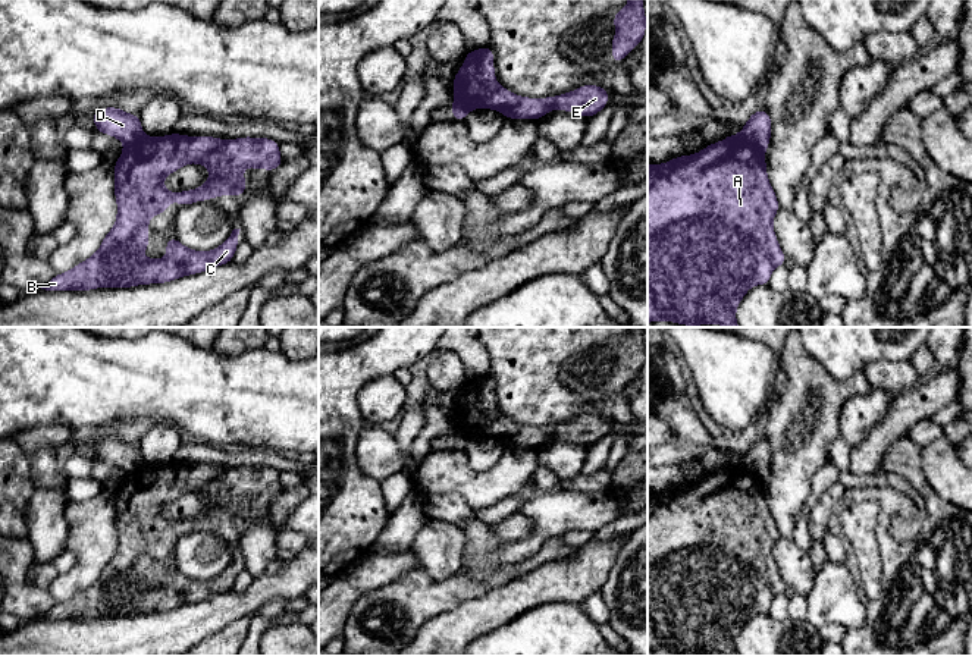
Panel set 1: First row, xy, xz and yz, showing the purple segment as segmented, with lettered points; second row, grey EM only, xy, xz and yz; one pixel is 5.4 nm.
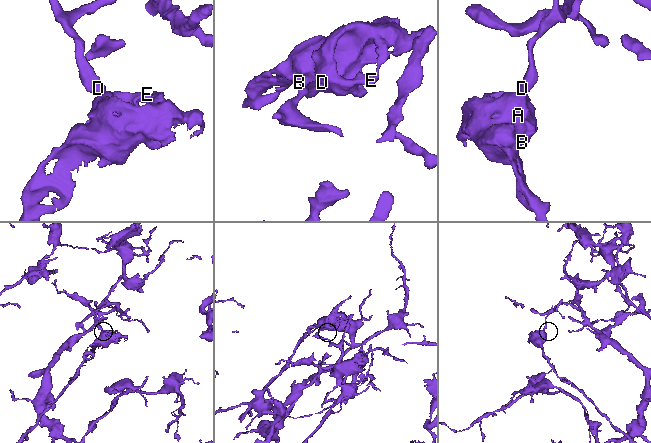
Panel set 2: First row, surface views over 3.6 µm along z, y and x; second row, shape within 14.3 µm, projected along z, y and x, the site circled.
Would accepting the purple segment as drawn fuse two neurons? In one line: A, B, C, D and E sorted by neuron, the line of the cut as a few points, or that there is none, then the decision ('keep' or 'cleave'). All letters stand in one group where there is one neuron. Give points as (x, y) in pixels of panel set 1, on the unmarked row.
A B C E / D | yz (742, 461), (764, 479) | cleave

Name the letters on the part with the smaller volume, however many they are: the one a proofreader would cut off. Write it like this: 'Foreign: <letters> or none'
Foreign: A, B, C, E

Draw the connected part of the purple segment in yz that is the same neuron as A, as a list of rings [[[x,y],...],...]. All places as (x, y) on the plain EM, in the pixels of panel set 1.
[[[743,462],[728,464],[719,471],[706,474],[700,481],[648,495],[648,652],[667,649],[684,655],[724,653],[725,656],[740,656],[734,641],[746,621],[755,613],[768,613],[774,597],[783,594],[787,587],[772,556],[772,547],[781,536],[765,496],[765,478],[744,467]]]

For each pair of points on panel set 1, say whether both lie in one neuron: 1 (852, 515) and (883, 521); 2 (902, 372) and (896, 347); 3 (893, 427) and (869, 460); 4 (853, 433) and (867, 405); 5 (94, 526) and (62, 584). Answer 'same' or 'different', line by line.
1: different
2: different
3: same
4: same
5: same

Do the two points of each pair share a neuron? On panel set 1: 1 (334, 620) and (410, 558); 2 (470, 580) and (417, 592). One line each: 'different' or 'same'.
1: same
2: same

